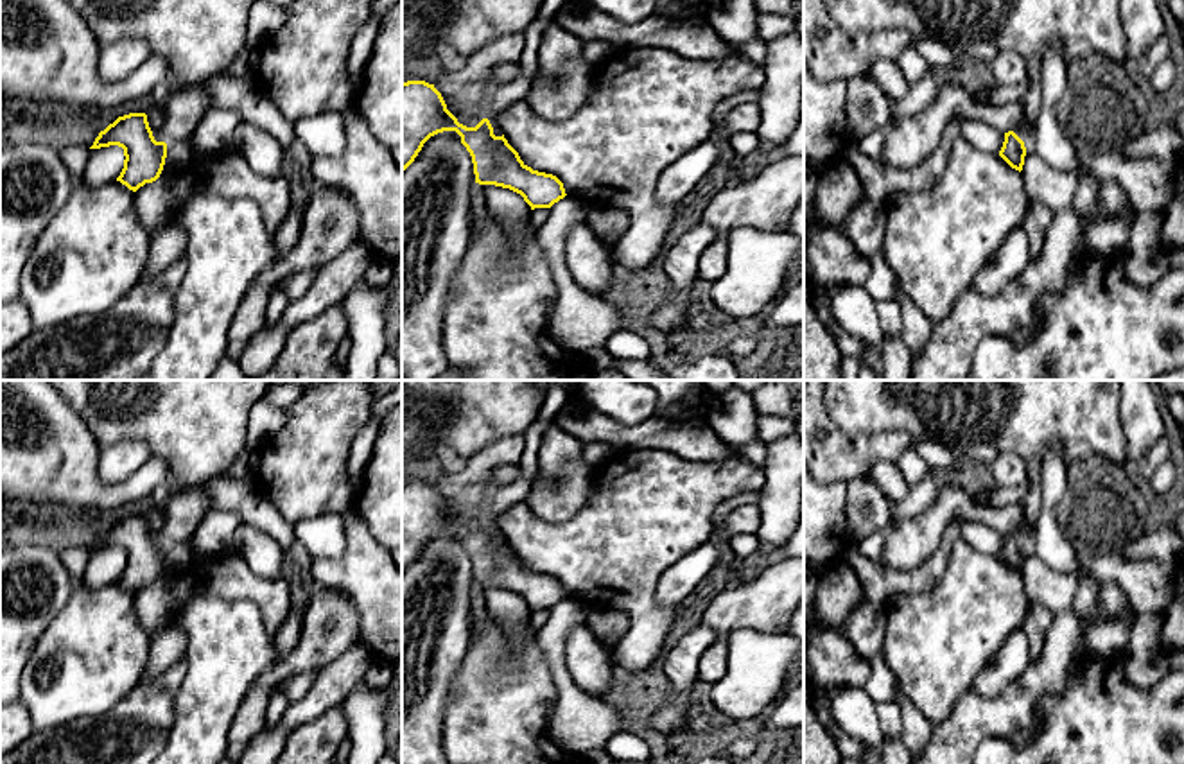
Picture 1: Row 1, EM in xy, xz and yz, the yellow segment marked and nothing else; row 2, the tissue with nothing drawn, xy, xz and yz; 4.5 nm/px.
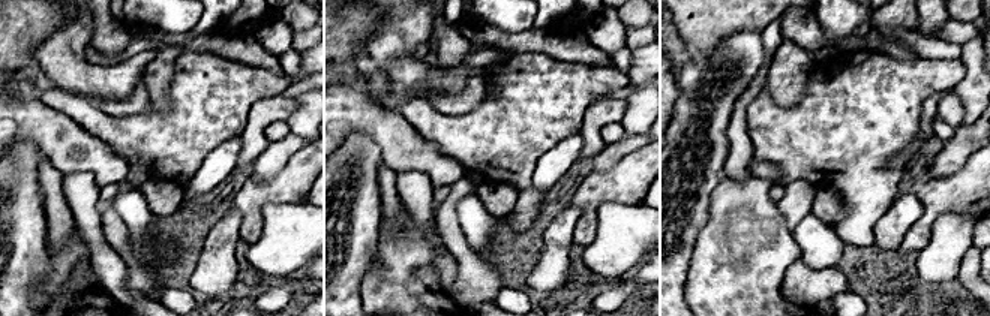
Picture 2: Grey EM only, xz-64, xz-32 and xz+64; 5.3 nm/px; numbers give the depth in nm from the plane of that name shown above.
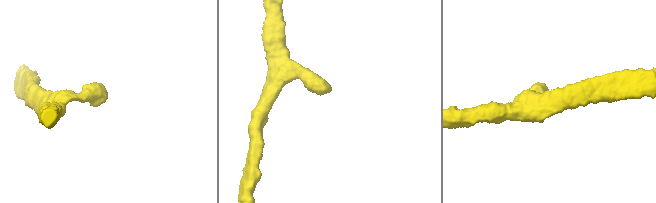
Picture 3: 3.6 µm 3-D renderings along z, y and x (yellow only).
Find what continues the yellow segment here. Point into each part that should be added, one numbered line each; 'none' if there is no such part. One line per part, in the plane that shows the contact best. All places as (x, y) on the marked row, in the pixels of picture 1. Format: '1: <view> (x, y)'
none

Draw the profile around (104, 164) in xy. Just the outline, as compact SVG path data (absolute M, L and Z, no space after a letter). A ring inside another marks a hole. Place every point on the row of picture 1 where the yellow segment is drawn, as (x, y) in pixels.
M118 145L91 149L86 169L79 179L90 187L115 181L124 169L124 160L124 149Z

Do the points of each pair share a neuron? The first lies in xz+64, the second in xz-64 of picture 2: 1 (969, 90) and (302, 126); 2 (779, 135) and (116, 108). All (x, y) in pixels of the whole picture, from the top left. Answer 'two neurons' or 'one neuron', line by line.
1: one neuron
2: two neurons

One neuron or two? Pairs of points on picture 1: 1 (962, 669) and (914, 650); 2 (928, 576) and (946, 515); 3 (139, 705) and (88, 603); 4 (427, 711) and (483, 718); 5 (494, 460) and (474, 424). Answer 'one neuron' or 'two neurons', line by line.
1: one neuron
2: two neurons
3: two neurons
4: two neurons
5: two neurons

